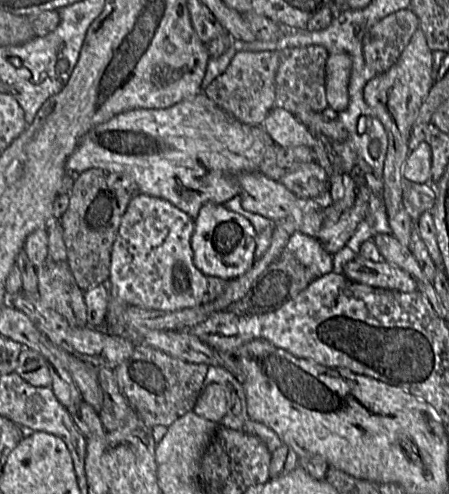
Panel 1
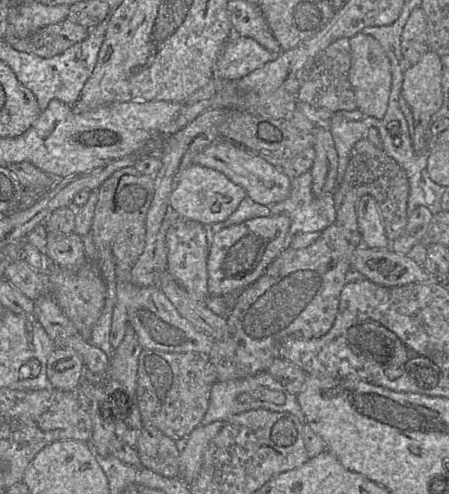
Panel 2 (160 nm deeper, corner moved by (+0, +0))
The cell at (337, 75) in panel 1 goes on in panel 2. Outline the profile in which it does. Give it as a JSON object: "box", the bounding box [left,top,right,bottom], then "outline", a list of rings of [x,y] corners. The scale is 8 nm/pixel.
{"box":[349,33,392,118],"outline":[[[359,33],[349,39],[352,63],[349,81],[355,93],[357,110],[363,115],[381,118],[386,113],[392,90],[391,63],[382,45],[374,37]]]}

